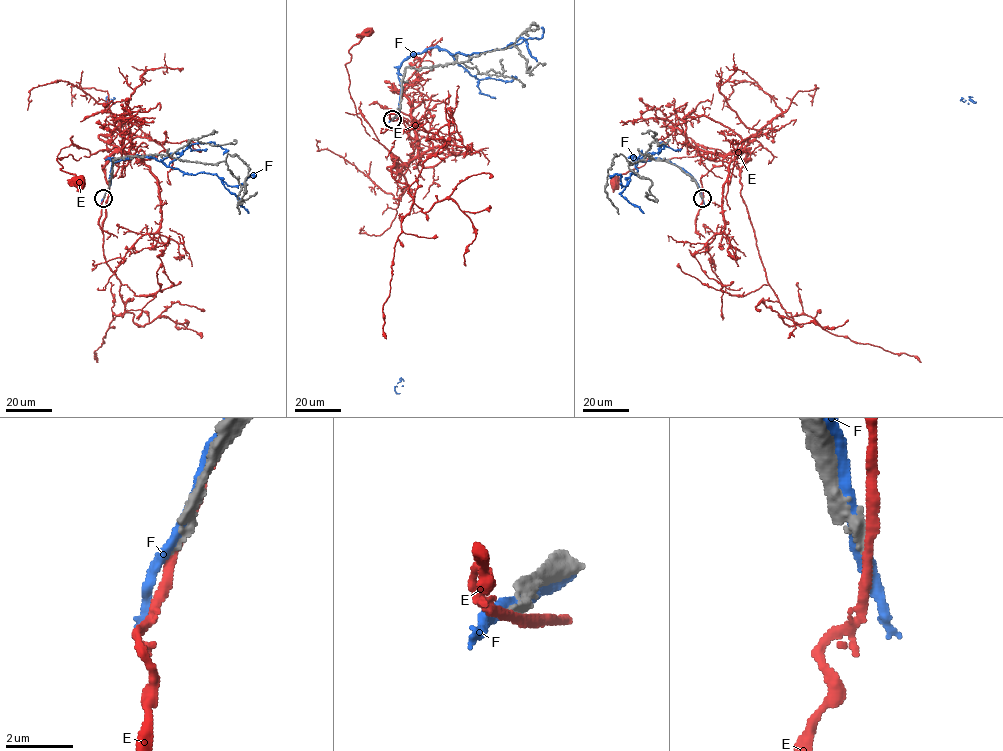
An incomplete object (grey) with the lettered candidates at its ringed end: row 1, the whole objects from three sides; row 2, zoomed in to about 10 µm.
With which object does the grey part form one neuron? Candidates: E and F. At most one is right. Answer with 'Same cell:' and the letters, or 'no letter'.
Same cell: no letter

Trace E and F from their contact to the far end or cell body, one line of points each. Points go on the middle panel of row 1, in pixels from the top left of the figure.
E: (392, 120), (400, 118), (417, 140), (417, 154), (408, 162), (365, 131), (348, 90), (348, 50), (367, 33)
F: (393, 118), (395, 391), (400, 393)

